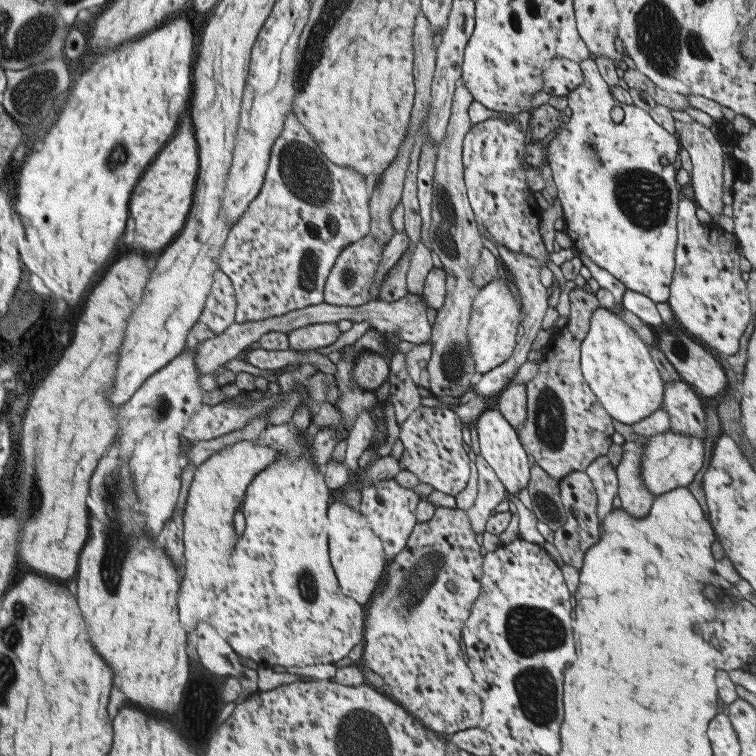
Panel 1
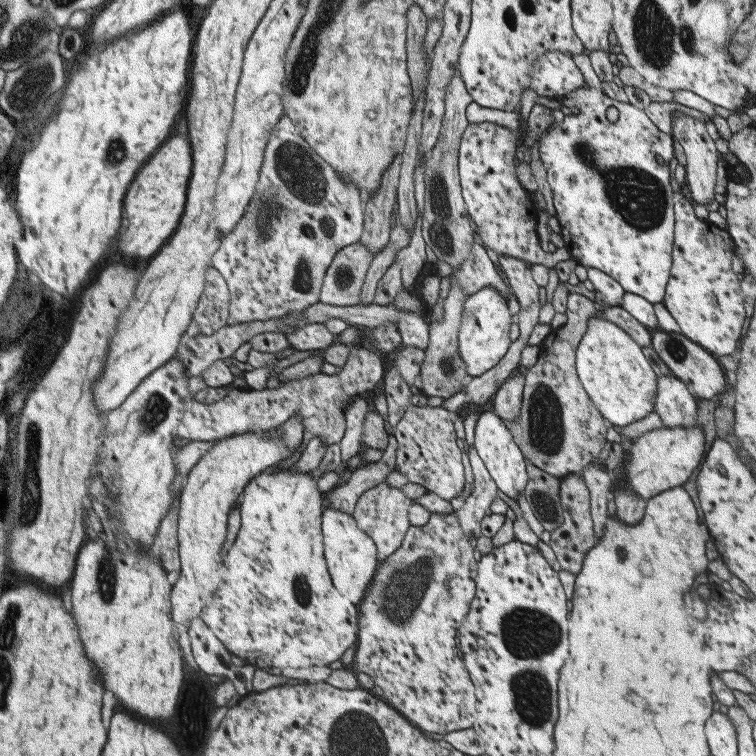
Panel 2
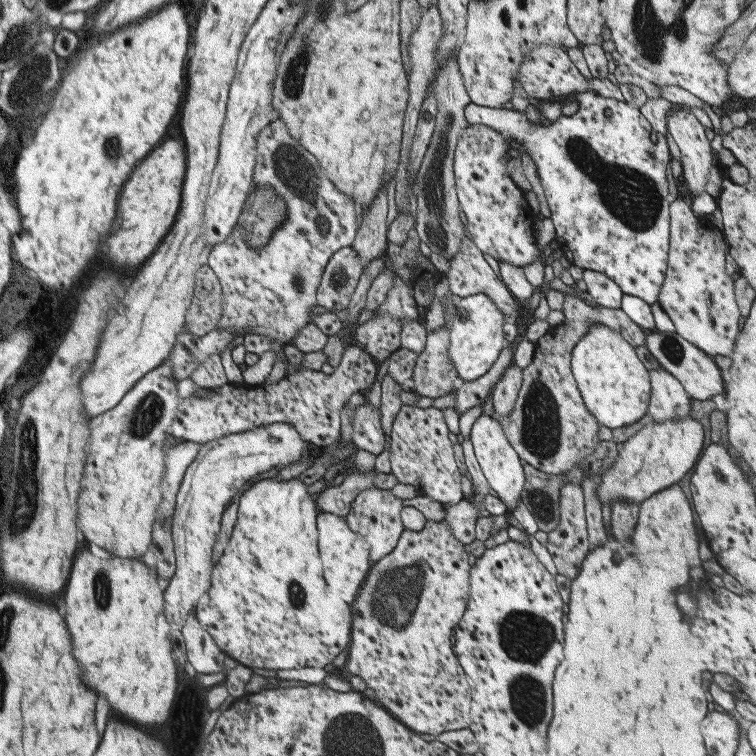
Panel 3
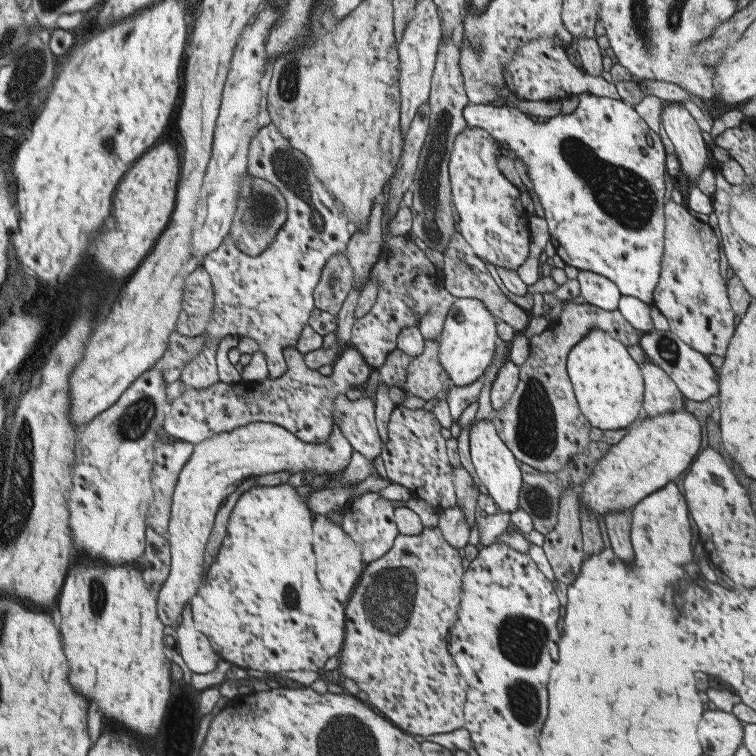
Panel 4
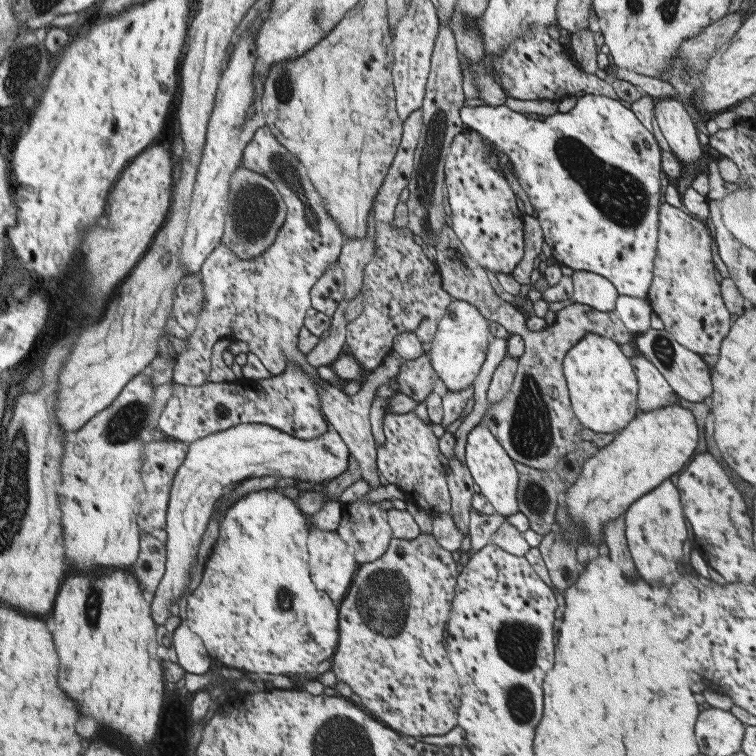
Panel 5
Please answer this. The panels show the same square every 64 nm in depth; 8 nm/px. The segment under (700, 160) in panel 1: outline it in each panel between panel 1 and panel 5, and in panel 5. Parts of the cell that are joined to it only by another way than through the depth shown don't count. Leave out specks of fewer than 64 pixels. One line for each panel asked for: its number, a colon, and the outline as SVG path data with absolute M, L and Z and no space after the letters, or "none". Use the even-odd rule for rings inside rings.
2: M673 116L671 118L671 138L679 142L685 154L685 184L691 192L691 198L695 202L709 202L713 194L713 184L715 184L715 166L721 160L721 154L713 146L713 138L705 132L705 124L691 118L691 116Z
3: M679 106L667 112L665 122L669 136L675 140L681 154L681 180L687 184L691 194L703 192L707 172L713 166L713 150L703 134L703 126L693 118L691 112L681 110Z
4: M665 102L659 118L663 126L663 138L673 144L683 176L697 182L709 158L709 148L703 144L697 124L677 102Z
5: M655 98L653 102L653 116L659 126L665 144L669 144L671 152L685 164L695 164L703 158L705 148L697 140L697 128L693 118L683 110L679 102L673 98Z

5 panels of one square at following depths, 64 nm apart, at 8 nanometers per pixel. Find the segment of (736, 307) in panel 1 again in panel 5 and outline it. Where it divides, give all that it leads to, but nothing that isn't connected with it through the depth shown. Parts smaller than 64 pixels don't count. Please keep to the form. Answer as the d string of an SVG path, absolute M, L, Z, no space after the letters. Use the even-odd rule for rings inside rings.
M661 204L657 214L657 254L653 258L651 284L645 294L651 310L663 322L663 330L677 344L695 354L719 354L721 340L727 336L731 320L719 298L719 282L713 278L713 260L709 254L709 230L687 212Z

